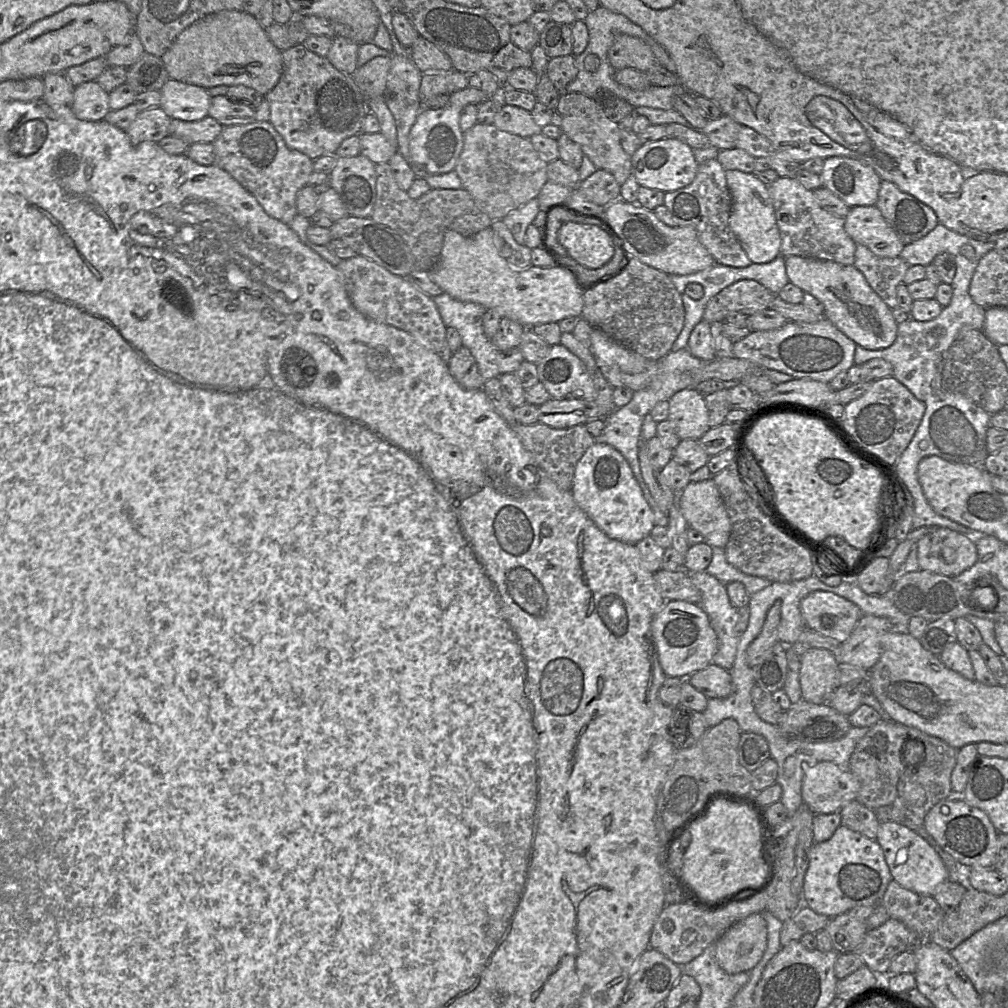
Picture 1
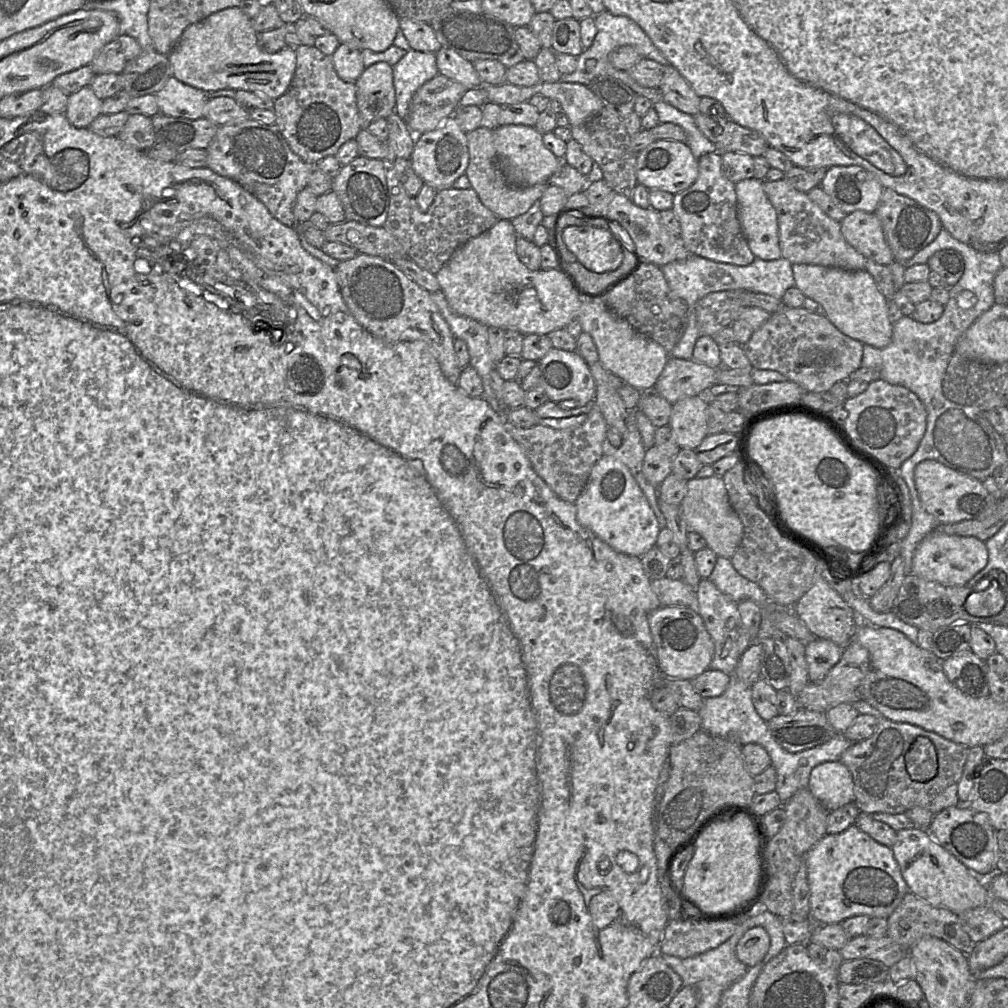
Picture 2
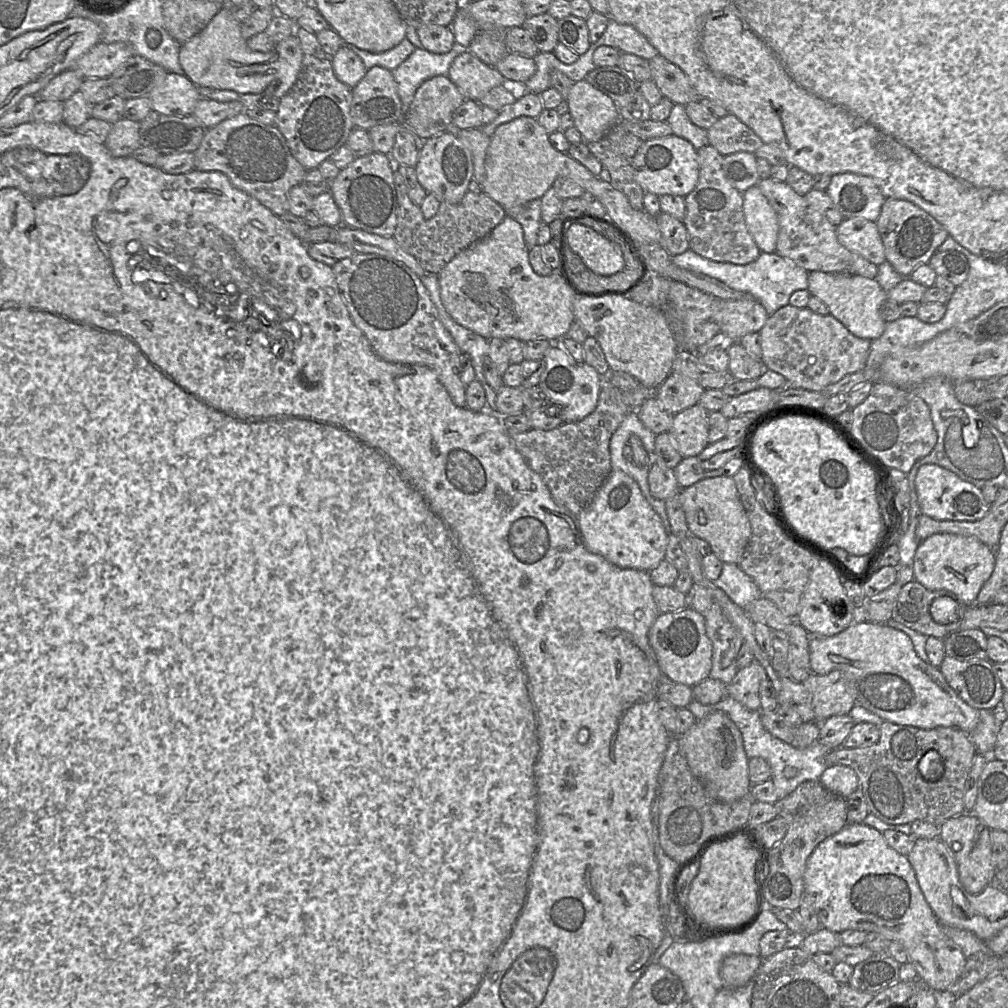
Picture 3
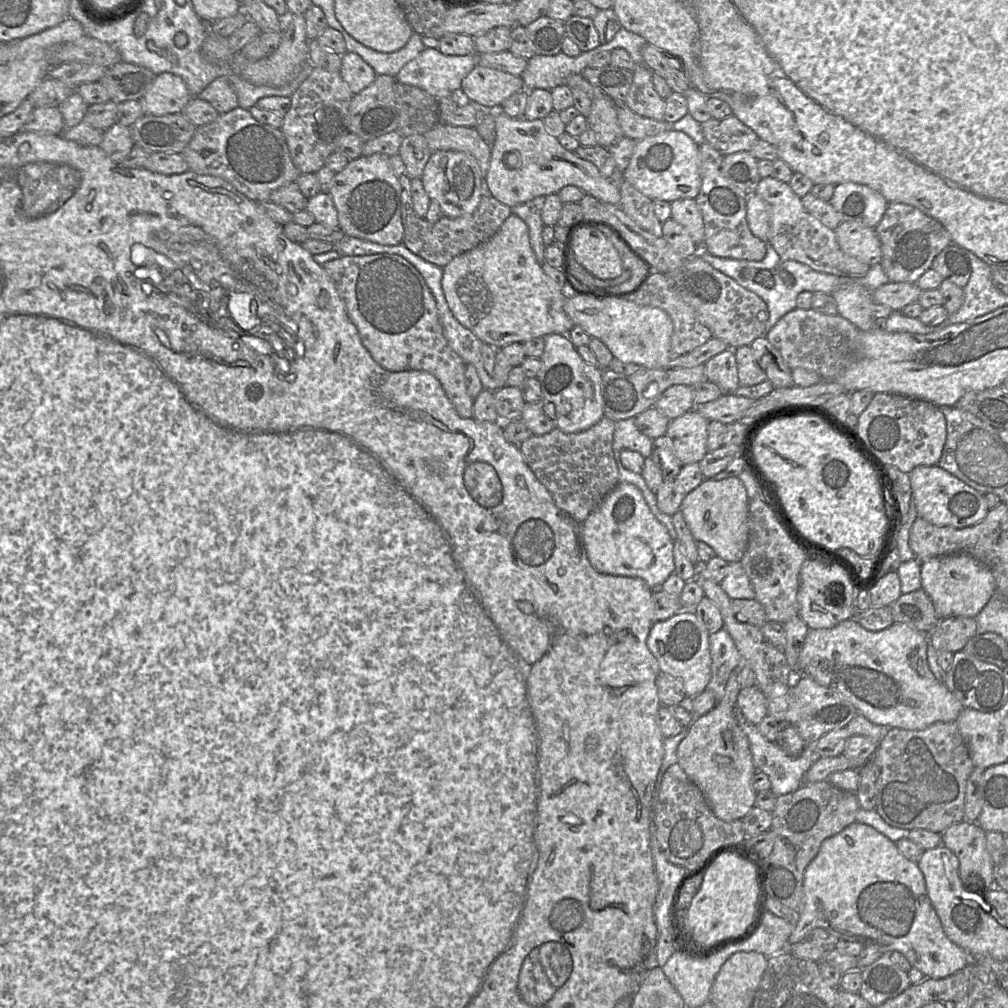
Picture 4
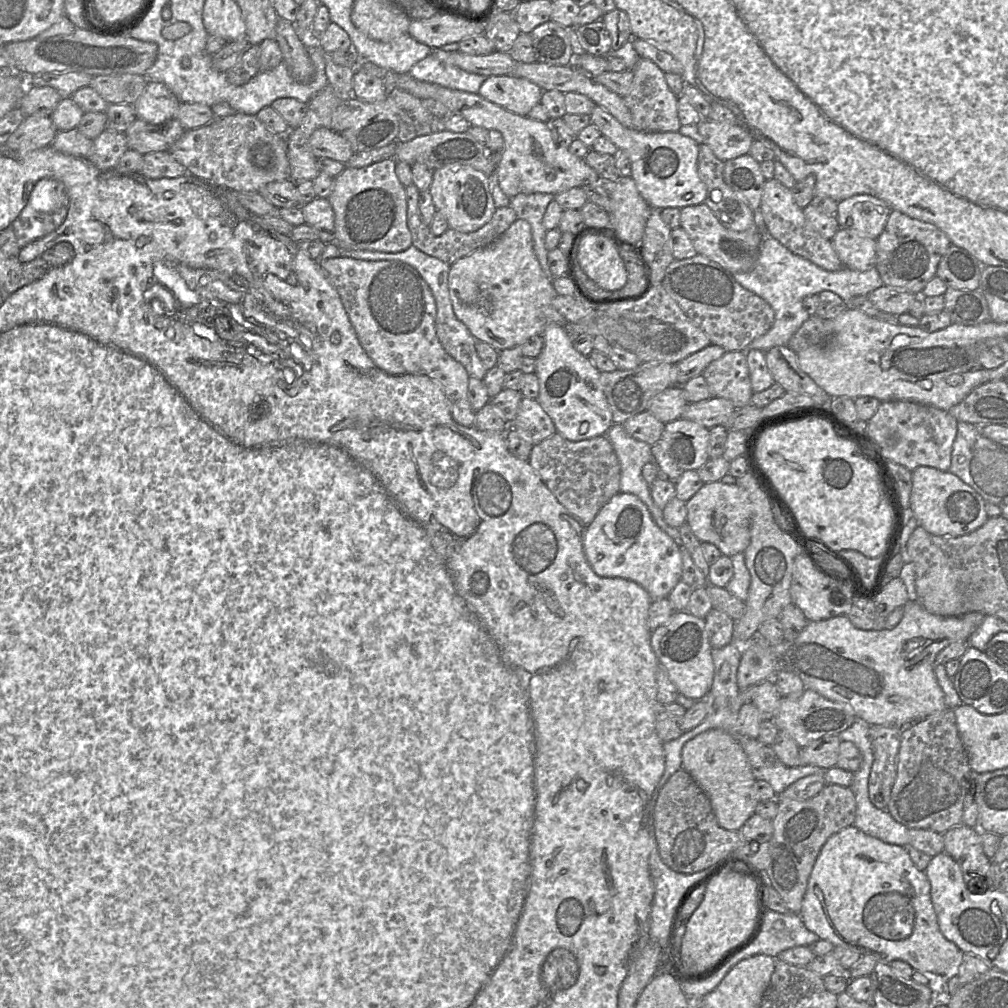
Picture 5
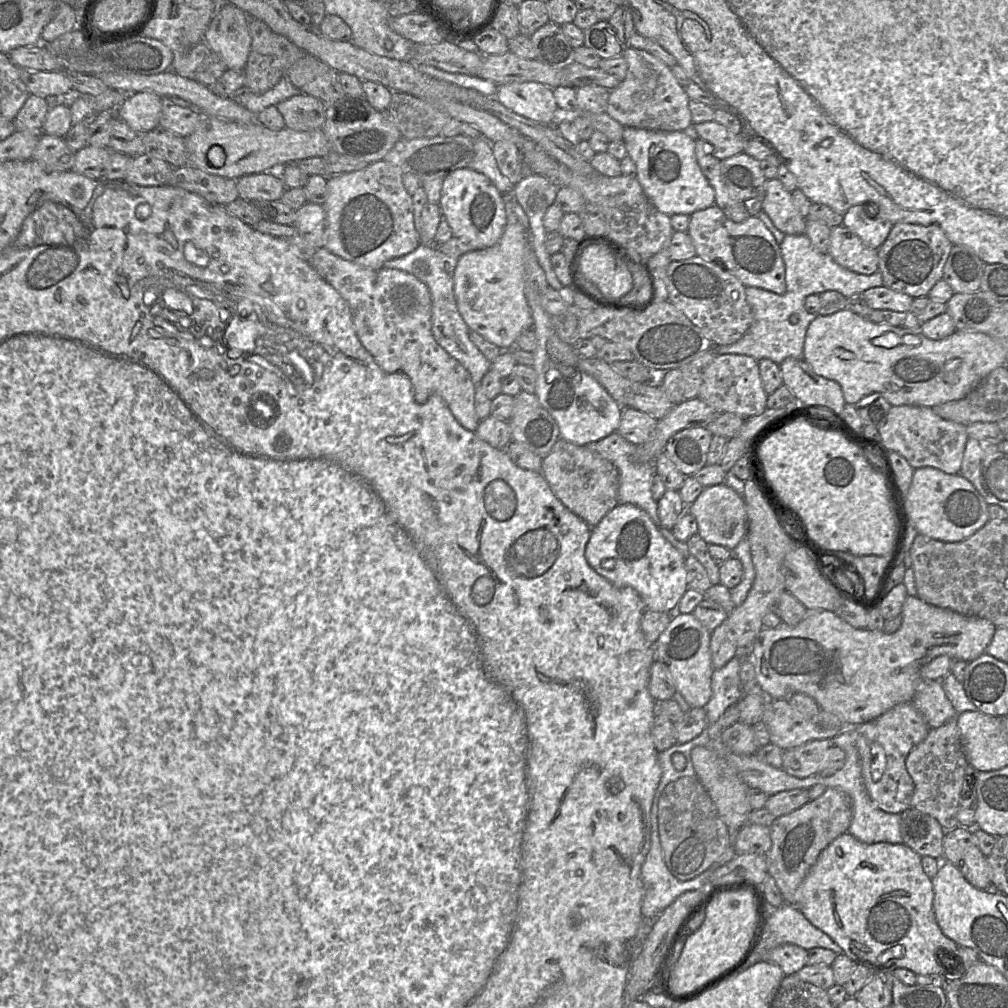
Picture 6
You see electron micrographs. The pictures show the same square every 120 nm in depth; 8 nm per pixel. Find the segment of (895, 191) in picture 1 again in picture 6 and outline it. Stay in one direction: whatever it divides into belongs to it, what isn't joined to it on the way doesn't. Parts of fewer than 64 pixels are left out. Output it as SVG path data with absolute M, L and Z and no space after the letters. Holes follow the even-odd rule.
M896 223L893 225L888 237L877 250L878 271L882 275L883 286L917 298L927 296L932 287L942 279L946 260L953 243L947 238L945 232L938 225L921 225L911 223Z

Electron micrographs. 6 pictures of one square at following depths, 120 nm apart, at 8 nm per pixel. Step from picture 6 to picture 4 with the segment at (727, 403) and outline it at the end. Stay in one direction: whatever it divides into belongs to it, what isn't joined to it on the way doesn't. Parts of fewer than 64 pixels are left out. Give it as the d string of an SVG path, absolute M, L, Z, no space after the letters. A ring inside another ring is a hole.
M734 349L715 355L704 364L707 380L717 385L722 394L734 394L740 387Z

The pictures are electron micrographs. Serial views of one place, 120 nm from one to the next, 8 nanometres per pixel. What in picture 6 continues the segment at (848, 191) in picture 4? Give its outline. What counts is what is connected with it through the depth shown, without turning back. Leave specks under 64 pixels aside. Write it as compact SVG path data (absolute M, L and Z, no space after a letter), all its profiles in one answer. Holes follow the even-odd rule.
M866 202L849 208L843 216L842 225L855 233L867 246L878 250L894 223L882 215L875 203Z

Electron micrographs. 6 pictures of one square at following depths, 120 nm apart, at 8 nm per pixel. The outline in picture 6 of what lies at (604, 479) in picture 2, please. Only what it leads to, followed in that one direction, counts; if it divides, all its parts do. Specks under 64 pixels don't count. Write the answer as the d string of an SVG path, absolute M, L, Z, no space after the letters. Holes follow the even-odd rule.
M617 504L592 527L585 557L588 564L613 585L635 589L646 609L651 611L675 613L678 602L688 589L684 556L662 536L650 516L633 504Z

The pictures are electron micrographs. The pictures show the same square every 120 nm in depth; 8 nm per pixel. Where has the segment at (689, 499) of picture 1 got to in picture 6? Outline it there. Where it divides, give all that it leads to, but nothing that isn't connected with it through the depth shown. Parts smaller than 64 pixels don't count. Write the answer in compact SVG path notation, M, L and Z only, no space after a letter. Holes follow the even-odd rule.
M725 483L705 487L697 499L687 507L698 526L698 533L708 544L733 550L747 535L748 515L744 497Z

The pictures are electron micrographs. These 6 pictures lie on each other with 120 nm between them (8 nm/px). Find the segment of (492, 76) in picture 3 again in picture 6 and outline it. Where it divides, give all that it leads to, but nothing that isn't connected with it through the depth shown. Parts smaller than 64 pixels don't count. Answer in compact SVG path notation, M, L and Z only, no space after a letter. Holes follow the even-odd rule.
M512 82L497 86L494 97L527 119L551 124L558 108L553 89L539 82Z

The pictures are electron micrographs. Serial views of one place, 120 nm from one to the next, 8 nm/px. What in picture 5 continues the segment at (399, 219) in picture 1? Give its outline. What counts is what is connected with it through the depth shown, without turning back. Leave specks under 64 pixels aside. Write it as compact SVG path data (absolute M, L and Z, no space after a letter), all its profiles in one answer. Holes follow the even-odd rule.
M413 183L405 188L407 200L407 226L411 233L412 246L416 247L424 254L437 258L448 265L452 265L458 259L490 245L497 240L516 219L518 219L515 211L510 206L496 208L490 221L474 232L462 233L448 228L443 234L434 236L429 227L421 220L418 209L419 192L420 191Z

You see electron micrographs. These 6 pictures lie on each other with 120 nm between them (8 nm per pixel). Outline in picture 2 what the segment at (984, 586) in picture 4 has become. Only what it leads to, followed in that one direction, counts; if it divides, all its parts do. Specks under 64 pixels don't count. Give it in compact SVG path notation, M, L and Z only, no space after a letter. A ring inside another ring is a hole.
M933 531L917 546L912 558L912 573L926 581L947 586L965 586L987 562L988 551L985 542L971 536Z

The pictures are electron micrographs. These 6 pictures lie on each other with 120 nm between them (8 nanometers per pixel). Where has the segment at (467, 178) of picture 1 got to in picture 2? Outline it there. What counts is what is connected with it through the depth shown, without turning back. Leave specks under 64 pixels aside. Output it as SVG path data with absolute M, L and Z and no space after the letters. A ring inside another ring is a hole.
M478 127L466 133L469 152L468 166L465 174L471 188L477 193L481 203L493 212L500 220L511 220L526 213L535 202L539 201L548 187L548 183L530 187L515 187L509 185L498 169L496 150L494 147L494 129Z

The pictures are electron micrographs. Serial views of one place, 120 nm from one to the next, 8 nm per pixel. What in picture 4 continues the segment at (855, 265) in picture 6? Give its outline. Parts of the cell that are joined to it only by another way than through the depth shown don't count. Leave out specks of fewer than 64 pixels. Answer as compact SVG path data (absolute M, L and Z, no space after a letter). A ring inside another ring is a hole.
M842 221L834 231L840 248L847 255L869 266L881 263L881 243L875 228Z

